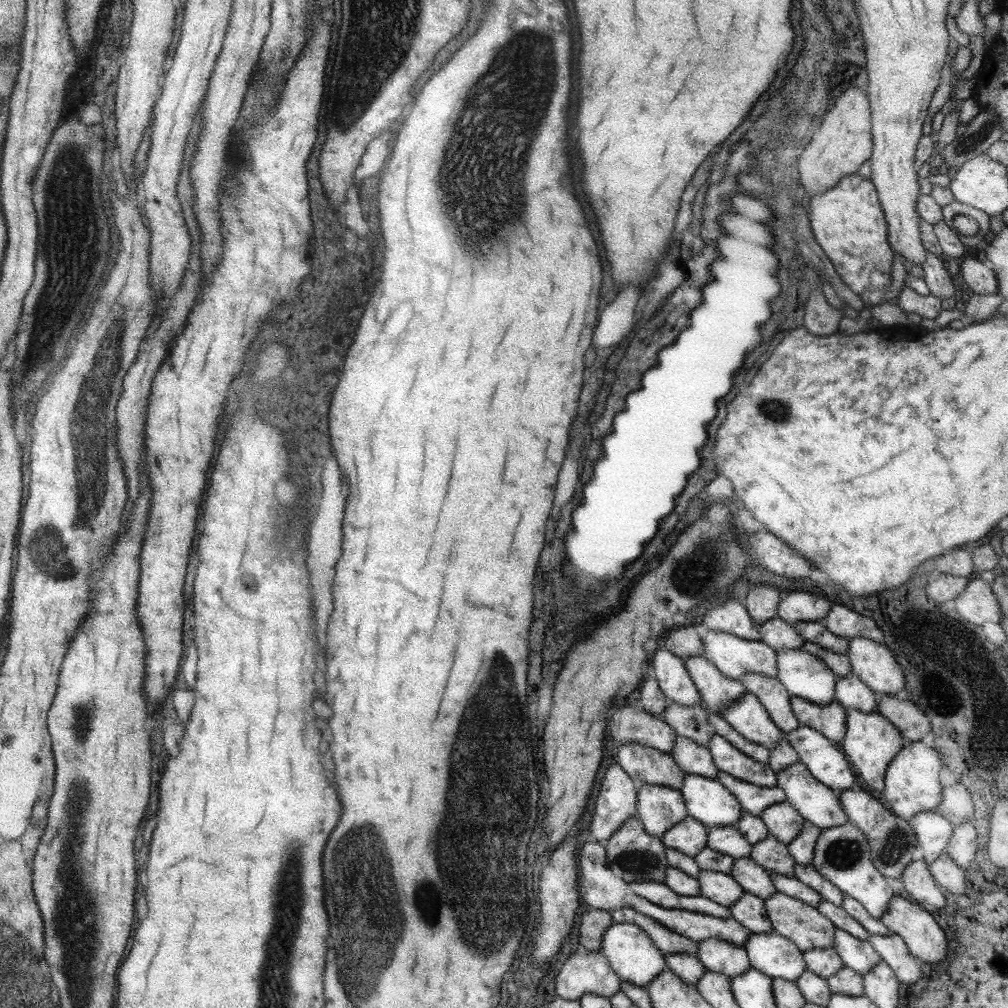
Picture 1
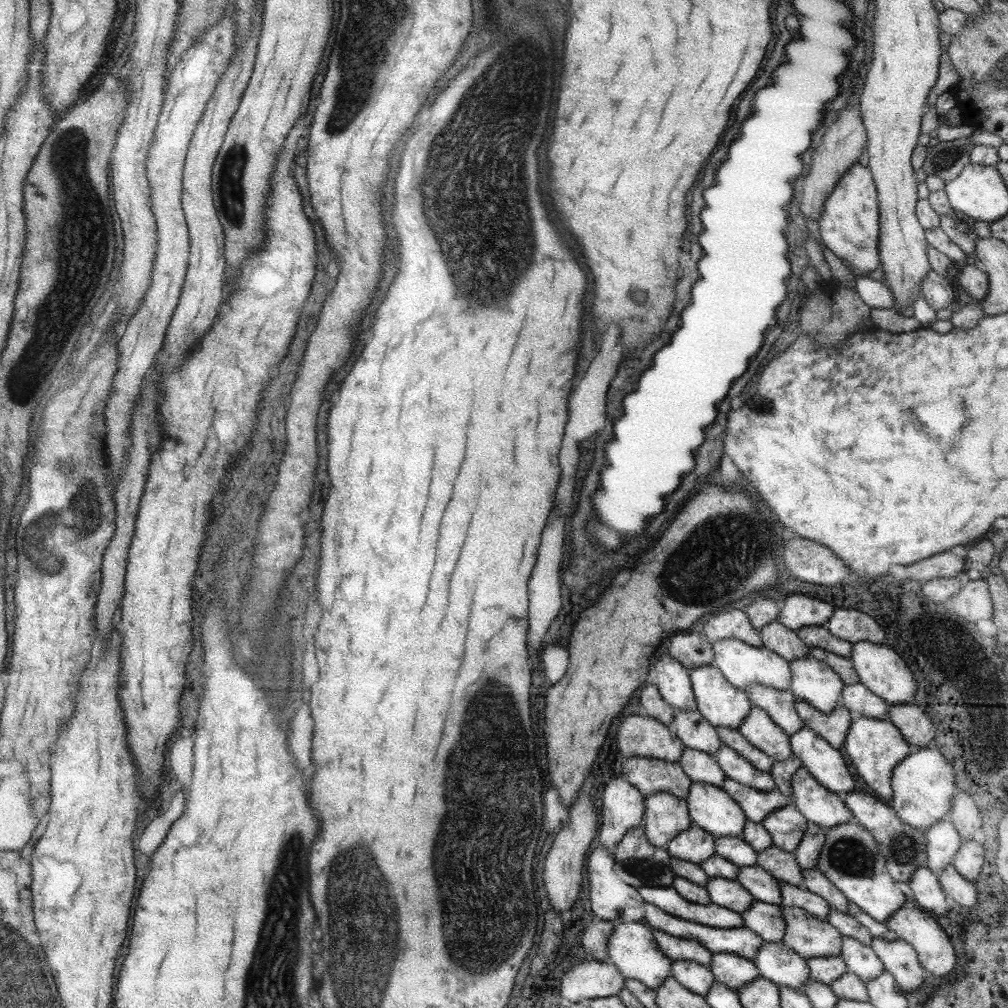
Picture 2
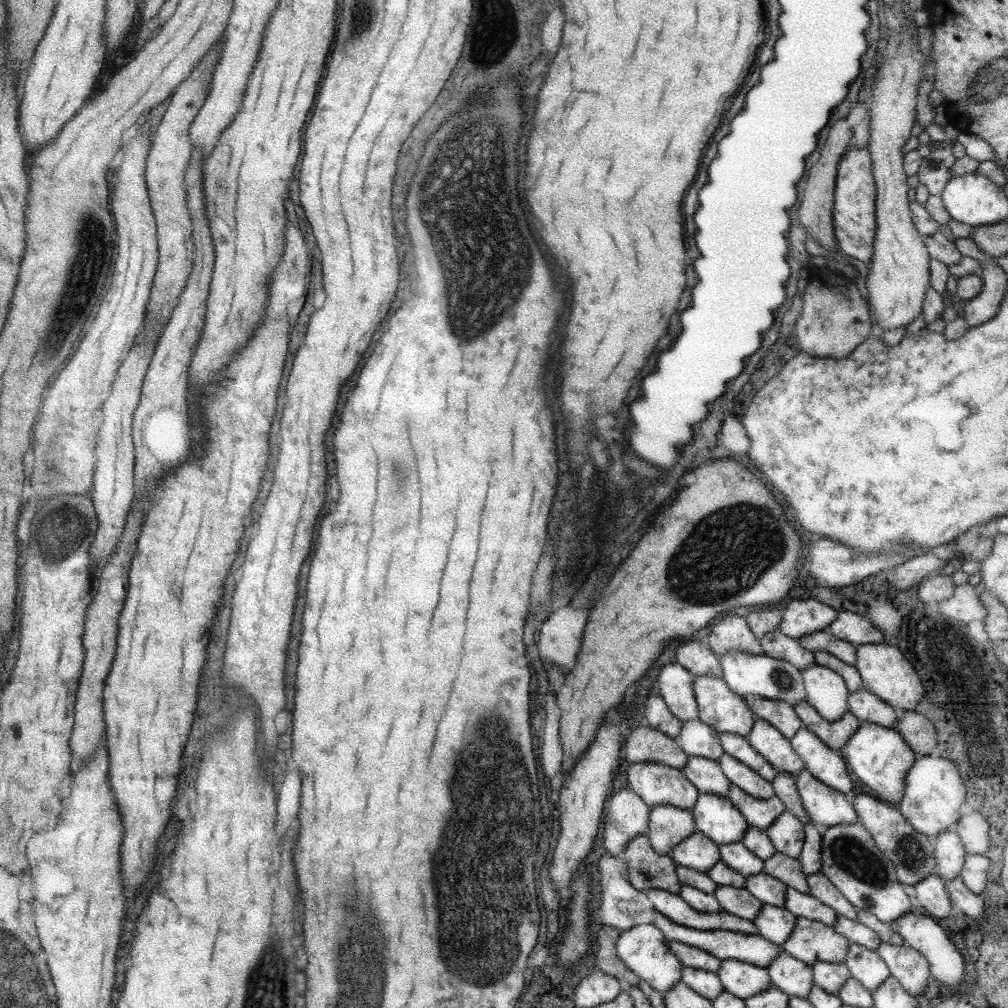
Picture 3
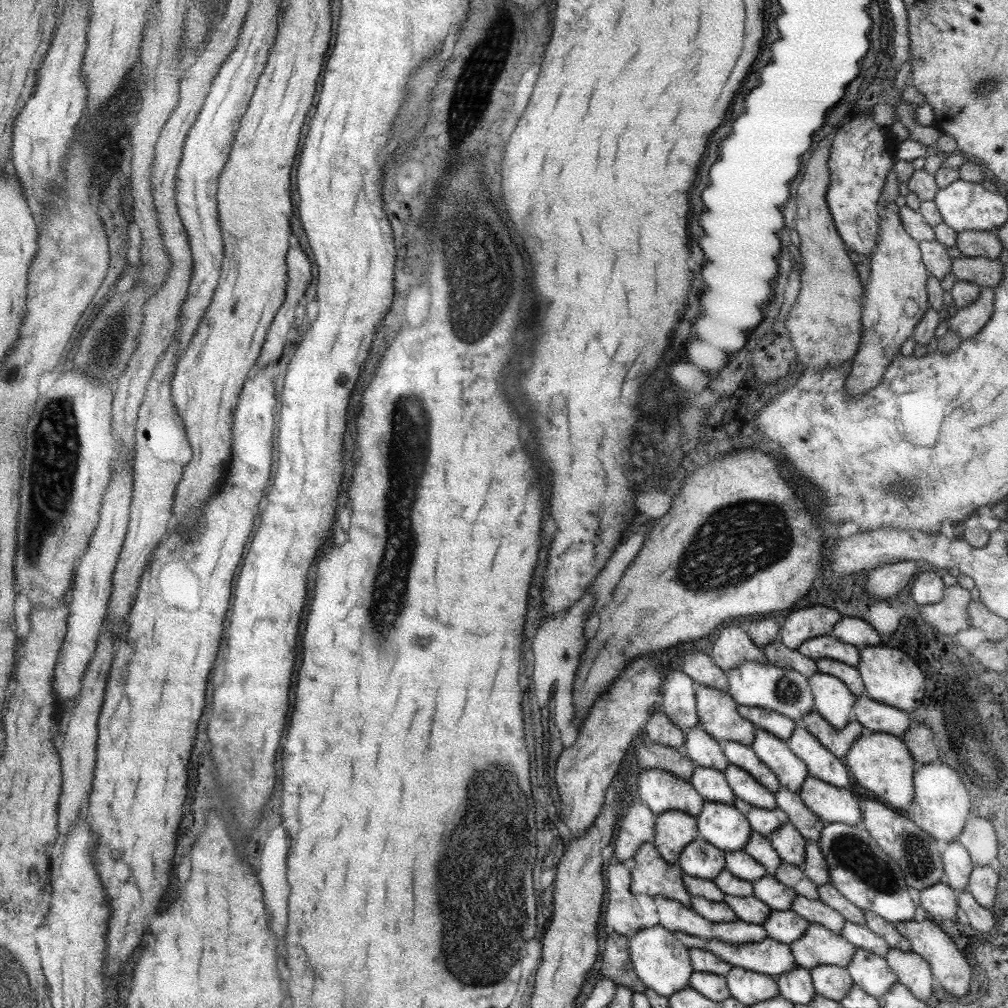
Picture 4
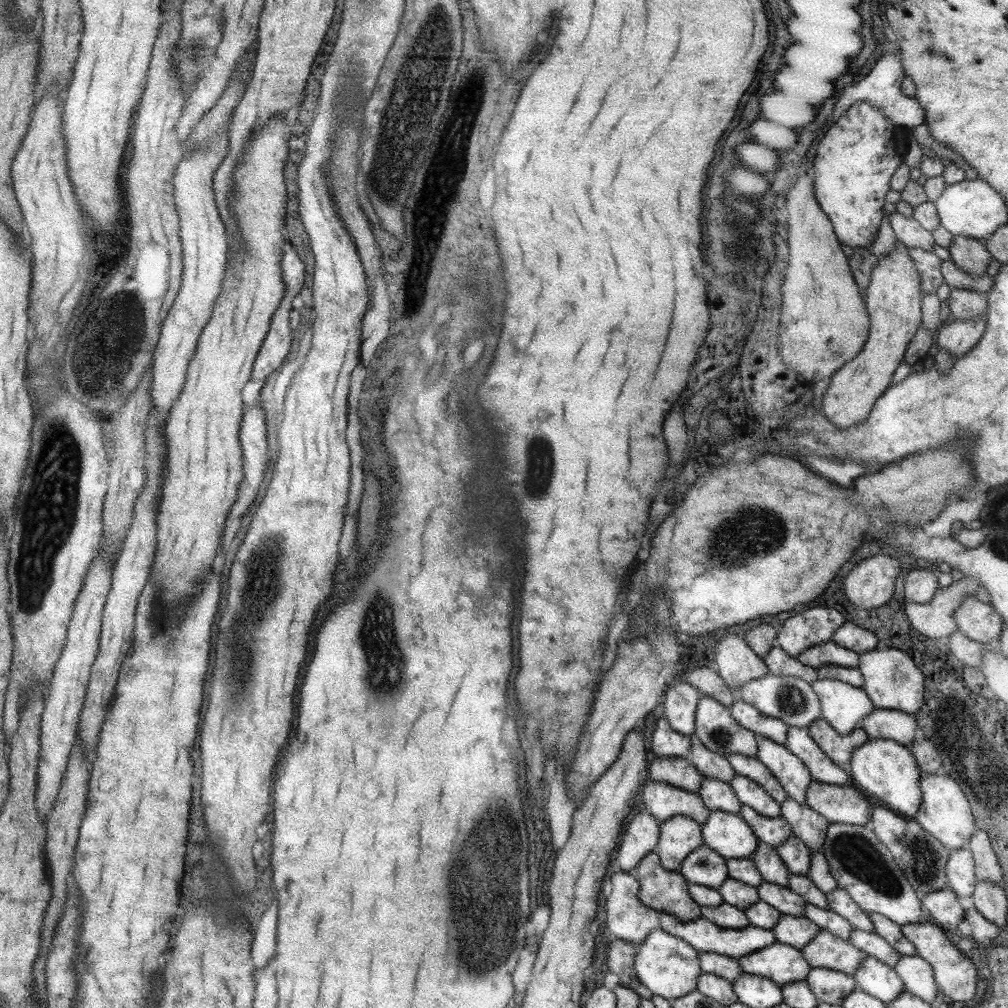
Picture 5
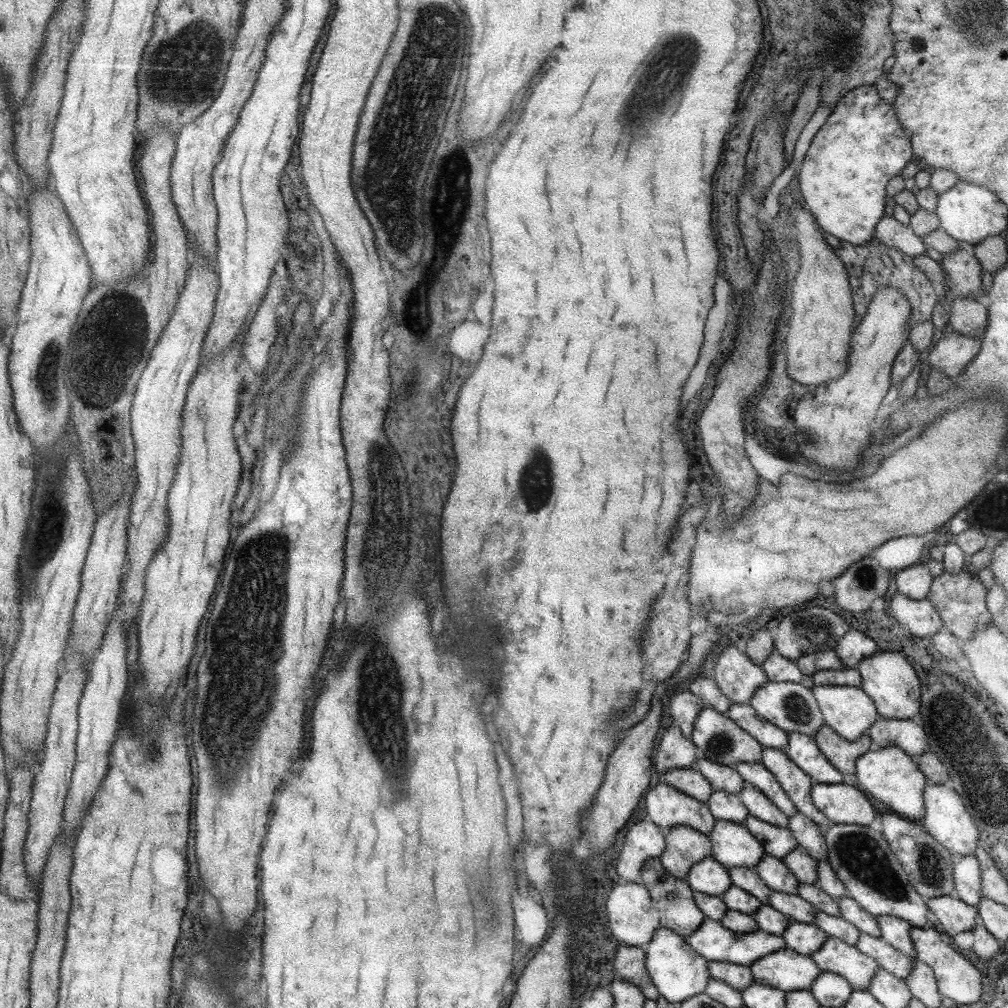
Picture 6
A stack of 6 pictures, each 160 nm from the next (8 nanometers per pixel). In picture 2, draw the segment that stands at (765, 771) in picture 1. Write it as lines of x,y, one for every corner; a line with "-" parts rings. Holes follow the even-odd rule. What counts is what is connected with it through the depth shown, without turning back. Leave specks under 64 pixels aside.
722,744
713,757
727,778
761,792
775,789
772,776
768,772
755,770
745,758
728,746

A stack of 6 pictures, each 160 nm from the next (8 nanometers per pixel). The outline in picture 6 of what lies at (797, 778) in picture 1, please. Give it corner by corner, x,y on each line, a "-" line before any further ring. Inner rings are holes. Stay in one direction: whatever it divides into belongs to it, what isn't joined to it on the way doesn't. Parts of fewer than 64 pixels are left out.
814,784
810,798
813,806
834,824
867,826
877,814
868,796
856,785

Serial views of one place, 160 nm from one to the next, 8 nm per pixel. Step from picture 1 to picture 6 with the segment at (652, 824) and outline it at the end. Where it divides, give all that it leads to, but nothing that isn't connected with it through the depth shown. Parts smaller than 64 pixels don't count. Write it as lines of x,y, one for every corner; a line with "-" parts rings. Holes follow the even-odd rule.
674,826
665,832
665,850
659,860
673,878
684,879
693,864
712,856
709,837
694,828

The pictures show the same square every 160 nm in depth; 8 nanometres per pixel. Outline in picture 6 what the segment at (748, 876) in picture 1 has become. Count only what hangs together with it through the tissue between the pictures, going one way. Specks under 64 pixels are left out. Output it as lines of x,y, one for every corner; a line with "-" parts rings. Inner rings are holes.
772,890
769,893
768,905
781,912
791,921
805,924
814,922
816,910
806,900
795,894
785,894

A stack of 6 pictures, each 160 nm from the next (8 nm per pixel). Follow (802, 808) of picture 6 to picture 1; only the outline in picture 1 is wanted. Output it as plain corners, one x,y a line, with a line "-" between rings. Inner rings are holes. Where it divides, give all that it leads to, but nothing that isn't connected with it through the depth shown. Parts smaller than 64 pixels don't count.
745,692
743,696
726,706
720,712
724,720
743,738
760,744
771,750
782,739
783,733
771,721
765,707
753,694

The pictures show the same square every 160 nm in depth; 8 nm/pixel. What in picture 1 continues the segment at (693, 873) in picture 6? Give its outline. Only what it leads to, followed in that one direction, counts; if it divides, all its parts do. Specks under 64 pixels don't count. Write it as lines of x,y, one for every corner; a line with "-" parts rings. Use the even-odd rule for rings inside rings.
685,817
669,830
666,830
660,837
660,841
665,848
679,851
685,856
694,858
706,847
707,831
704,824
691,817

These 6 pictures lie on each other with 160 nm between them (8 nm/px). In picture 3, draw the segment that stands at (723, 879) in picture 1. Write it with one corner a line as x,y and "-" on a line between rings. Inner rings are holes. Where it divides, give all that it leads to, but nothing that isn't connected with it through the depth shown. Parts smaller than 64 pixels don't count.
717,886
714,895
723,911
743,920
755,920
758,909
763,905
745,888

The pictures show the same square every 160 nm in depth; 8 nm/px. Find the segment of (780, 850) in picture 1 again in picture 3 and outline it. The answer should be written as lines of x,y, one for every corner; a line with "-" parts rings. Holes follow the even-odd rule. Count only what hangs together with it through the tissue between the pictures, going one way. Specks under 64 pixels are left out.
774,852
767,860
764,860
762,871
789,888
794,888
797,892
810,894
810,888
806,874
803,874
797,858
789,858
779,852

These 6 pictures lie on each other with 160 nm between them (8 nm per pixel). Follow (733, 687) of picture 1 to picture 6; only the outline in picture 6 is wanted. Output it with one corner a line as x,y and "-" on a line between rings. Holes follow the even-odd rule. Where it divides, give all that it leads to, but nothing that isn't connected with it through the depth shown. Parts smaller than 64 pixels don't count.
704,706
695,718
692,743
697,746
700,755
715,764
734,766
738,762
760,763
762,746
751,735
738,728
724,713
717,712
711,707

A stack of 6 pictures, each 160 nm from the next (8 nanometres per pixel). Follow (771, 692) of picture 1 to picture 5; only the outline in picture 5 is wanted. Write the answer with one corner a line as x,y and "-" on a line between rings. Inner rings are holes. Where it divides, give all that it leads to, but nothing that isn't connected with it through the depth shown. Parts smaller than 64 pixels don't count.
735,698
728,709
737,725
755,733
757,737
768,738
775,744
785,744
789,727
781,720
762,715
756,708
739,698

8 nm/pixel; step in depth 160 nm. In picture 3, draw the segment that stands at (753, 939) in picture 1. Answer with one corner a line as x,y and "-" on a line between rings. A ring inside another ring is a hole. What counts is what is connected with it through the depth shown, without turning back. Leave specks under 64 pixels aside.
784,949
777,952
777,957
766,968
770,984
776,986
788,997
806,998
812,984
812,966
789,956

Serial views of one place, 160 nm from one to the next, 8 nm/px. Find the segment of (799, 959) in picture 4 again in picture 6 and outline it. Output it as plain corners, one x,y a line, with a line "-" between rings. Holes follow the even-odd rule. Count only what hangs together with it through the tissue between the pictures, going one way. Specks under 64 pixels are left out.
831,936
810,958
822,971
834,972
844,978
853,991
867,991
871,977
879,967
874,958
865,956
854,946

